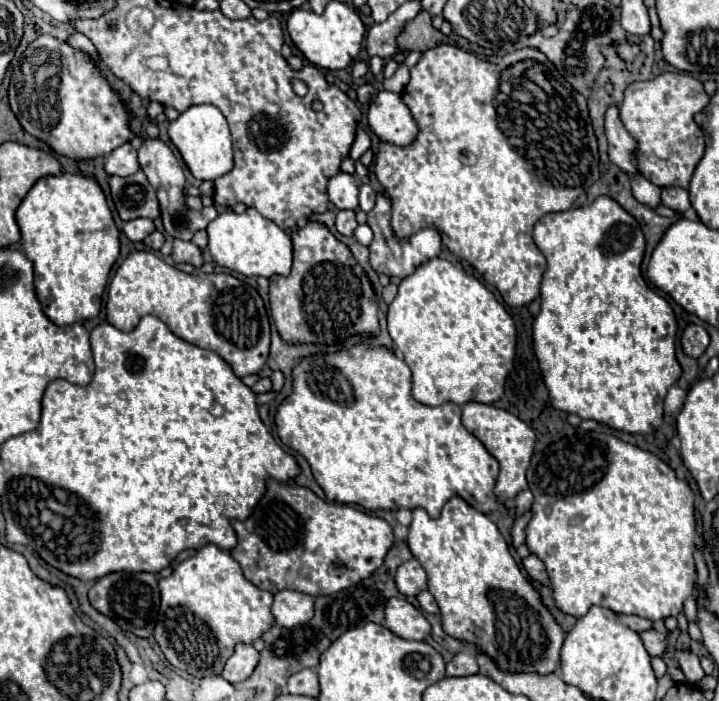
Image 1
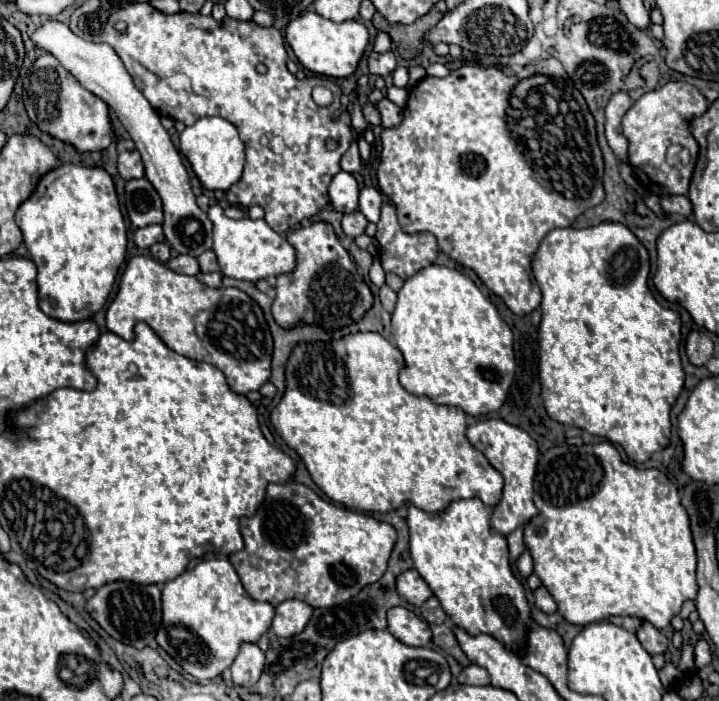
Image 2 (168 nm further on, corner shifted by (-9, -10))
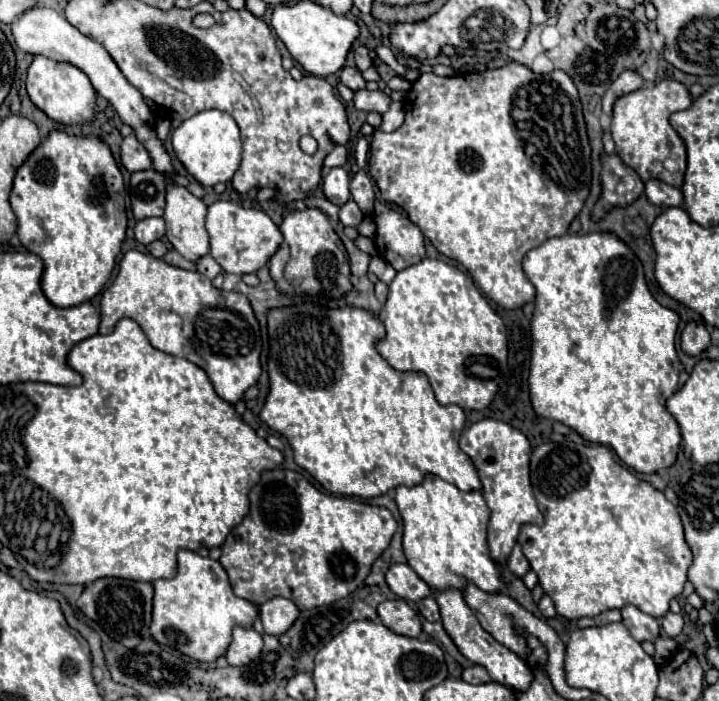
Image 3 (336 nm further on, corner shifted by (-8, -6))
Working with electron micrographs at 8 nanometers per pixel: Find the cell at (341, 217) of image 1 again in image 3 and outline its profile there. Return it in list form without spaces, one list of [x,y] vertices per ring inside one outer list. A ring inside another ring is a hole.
[[[352,199],[346,201],[346,203],[340,207],[340,221],[342,221],[344,227],[358,227],[362,219],[364,219],[364,215],[362,215],[360,207],[358,207]]]

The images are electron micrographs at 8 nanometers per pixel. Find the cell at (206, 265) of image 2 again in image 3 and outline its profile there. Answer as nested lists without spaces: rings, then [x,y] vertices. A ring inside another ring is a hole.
[[[202,255],[202,257],[196,261],[196,269],[198,269],[202,275],[206,275],[208,279],[214,279],[214,277],[222,271],[222,267],[220,267],[210,255]]]

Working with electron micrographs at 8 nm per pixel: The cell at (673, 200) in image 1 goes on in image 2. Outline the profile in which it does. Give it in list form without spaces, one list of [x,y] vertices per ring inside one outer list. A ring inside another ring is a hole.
[[[661,195],[661,207],[667,215],[679,213],[683,217],[691,217],[693,213],[689,197],[683,197],[683,195]]]

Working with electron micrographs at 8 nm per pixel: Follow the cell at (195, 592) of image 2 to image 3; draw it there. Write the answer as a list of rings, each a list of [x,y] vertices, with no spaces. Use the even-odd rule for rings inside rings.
[[[180,551],[178,575],[172,579],[154,581],[154,611],[150,633],[158,643],[178,649],[180,653],[200,663],[214,663],[226,653],[232,641],[232,629],[236,625],[252,627],[258,613],[260,611],[254,603],[234,595],[228,575],[218,561],[200,557],[194,551]]]

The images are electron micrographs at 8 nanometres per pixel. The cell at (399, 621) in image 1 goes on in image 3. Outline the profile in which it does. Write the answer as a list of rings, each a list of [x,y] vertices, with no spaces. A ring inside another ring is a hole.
[[[394,599],[394,601],[380,603],[378,605],[378,615],[380,615],[382,623],[398,635],[420,637],[420,633],[422,633],[420,615],[404,599]]]

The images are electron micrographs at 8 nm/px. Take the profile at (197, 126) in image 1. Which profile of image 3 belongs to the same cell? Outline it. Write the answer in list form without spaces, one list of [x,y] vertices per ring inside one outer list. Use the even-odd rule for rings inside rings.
[[[208,109],[186,119],[172,133],[172,147],[176,157],[188,169],[188,173],[204,187],[214,187],[216,183],[228,183],[234,177],[236,169],[240,167],[242,141],[240,141],[236,121],[226,111]]]

